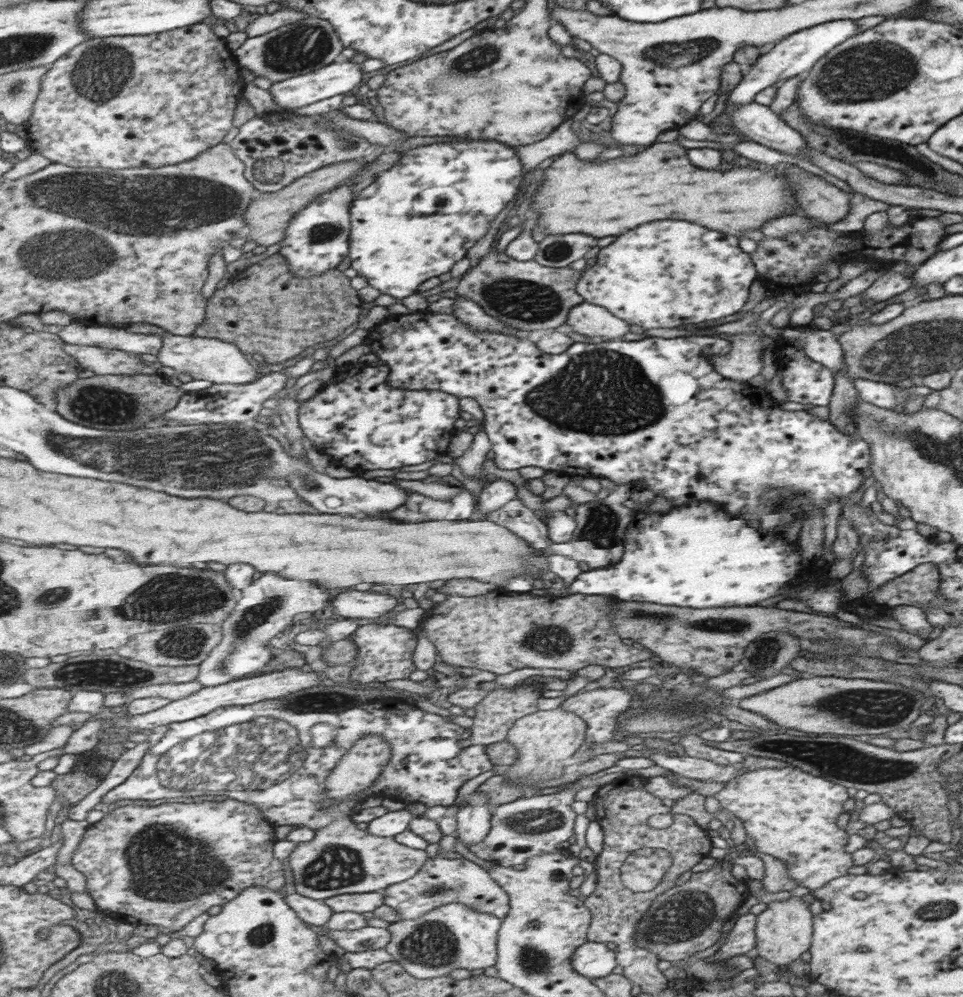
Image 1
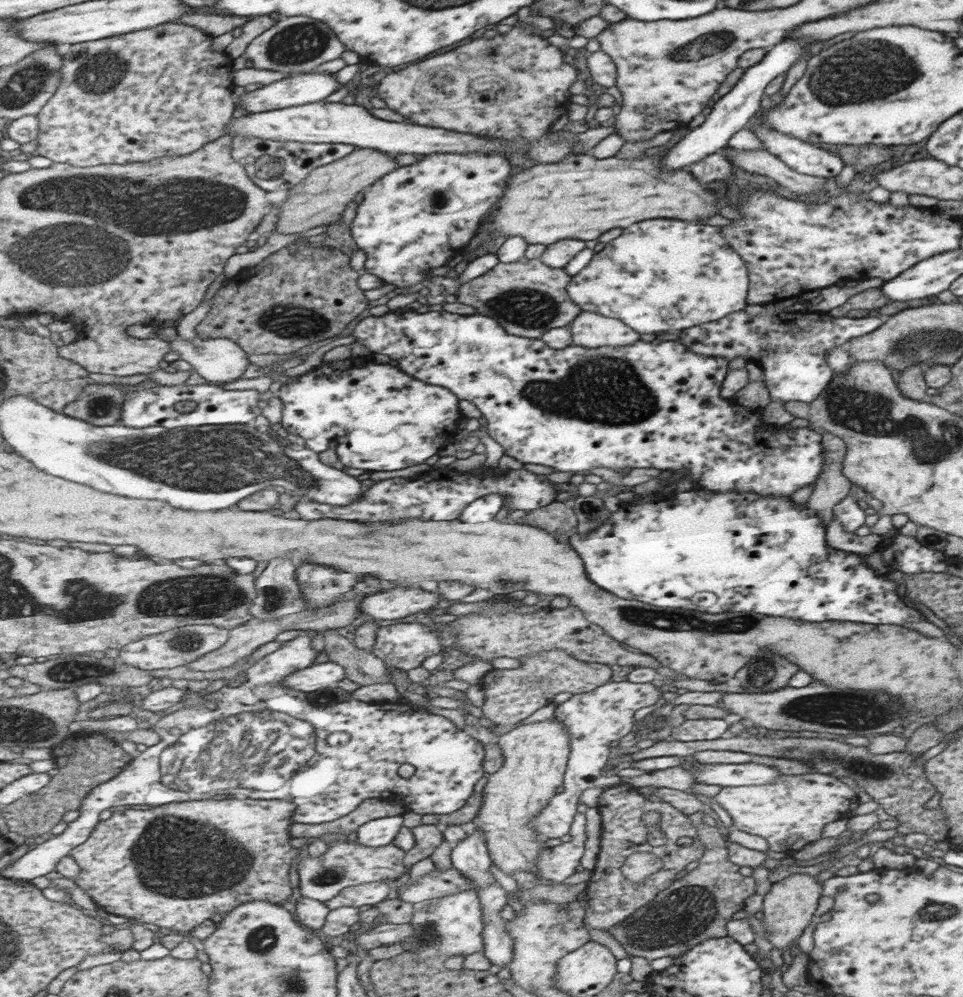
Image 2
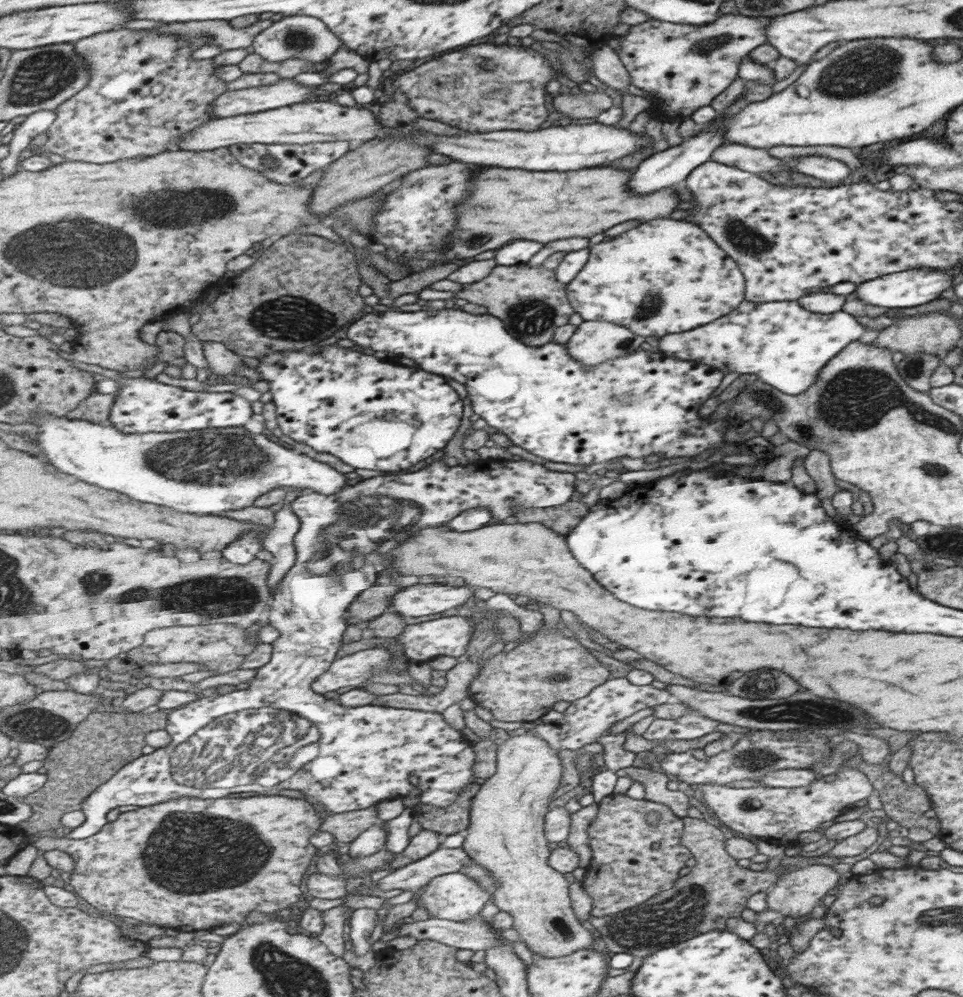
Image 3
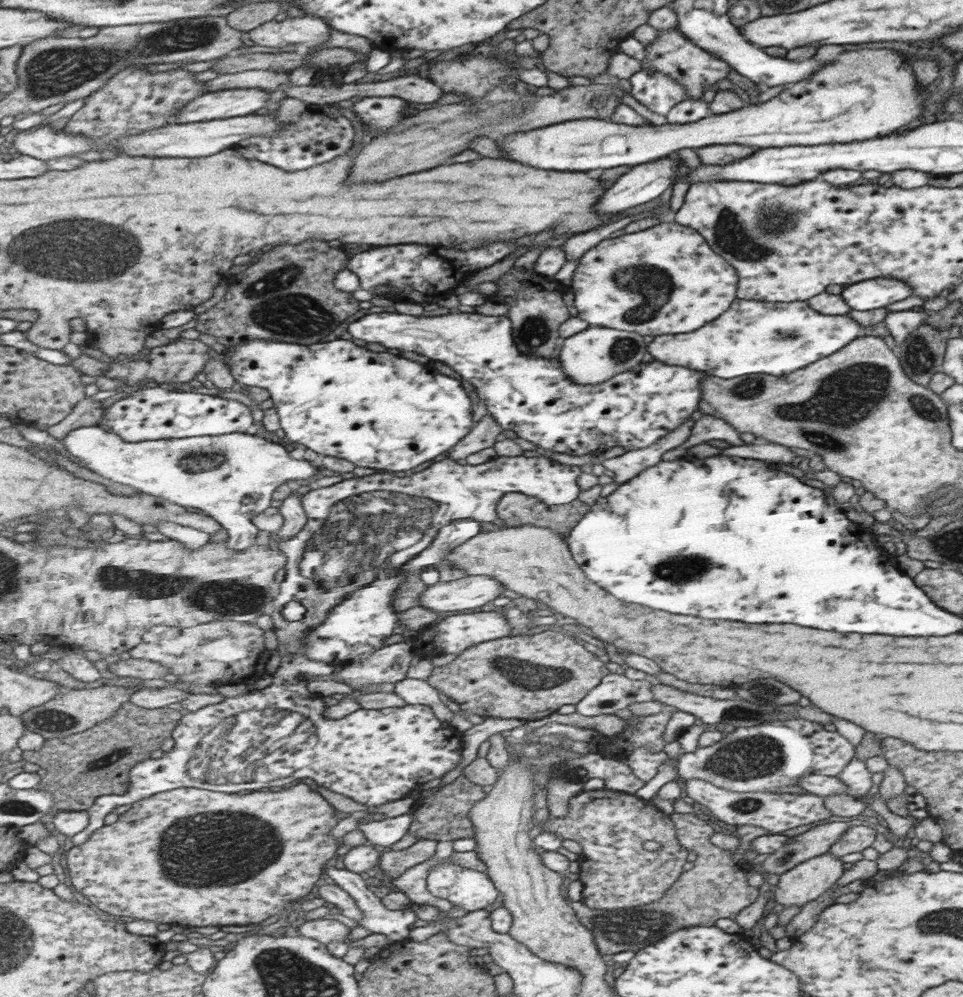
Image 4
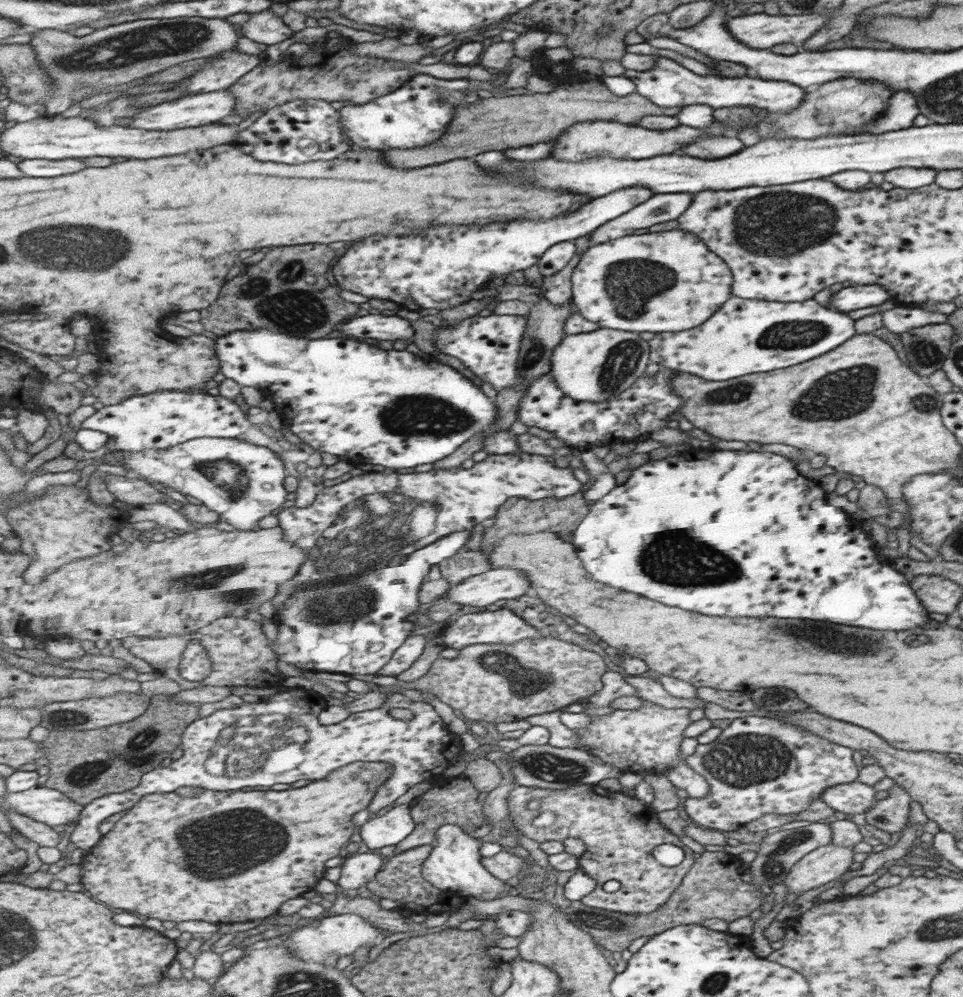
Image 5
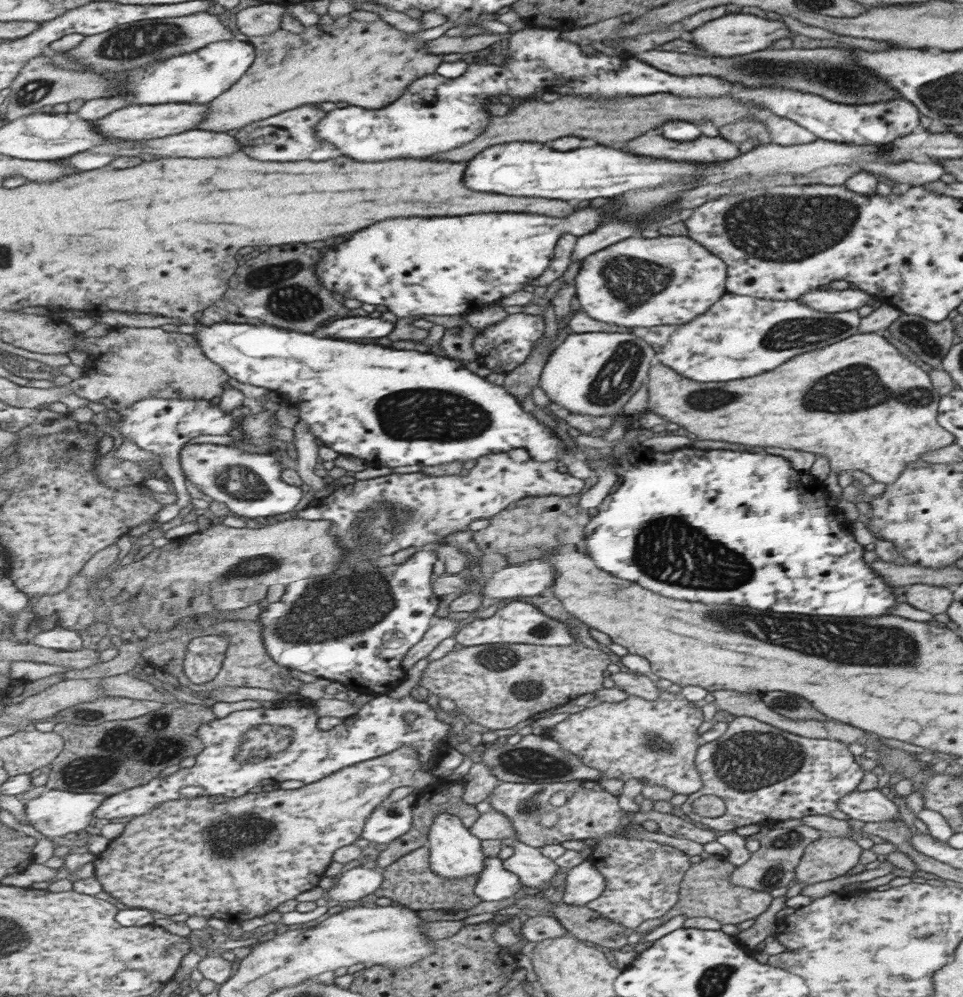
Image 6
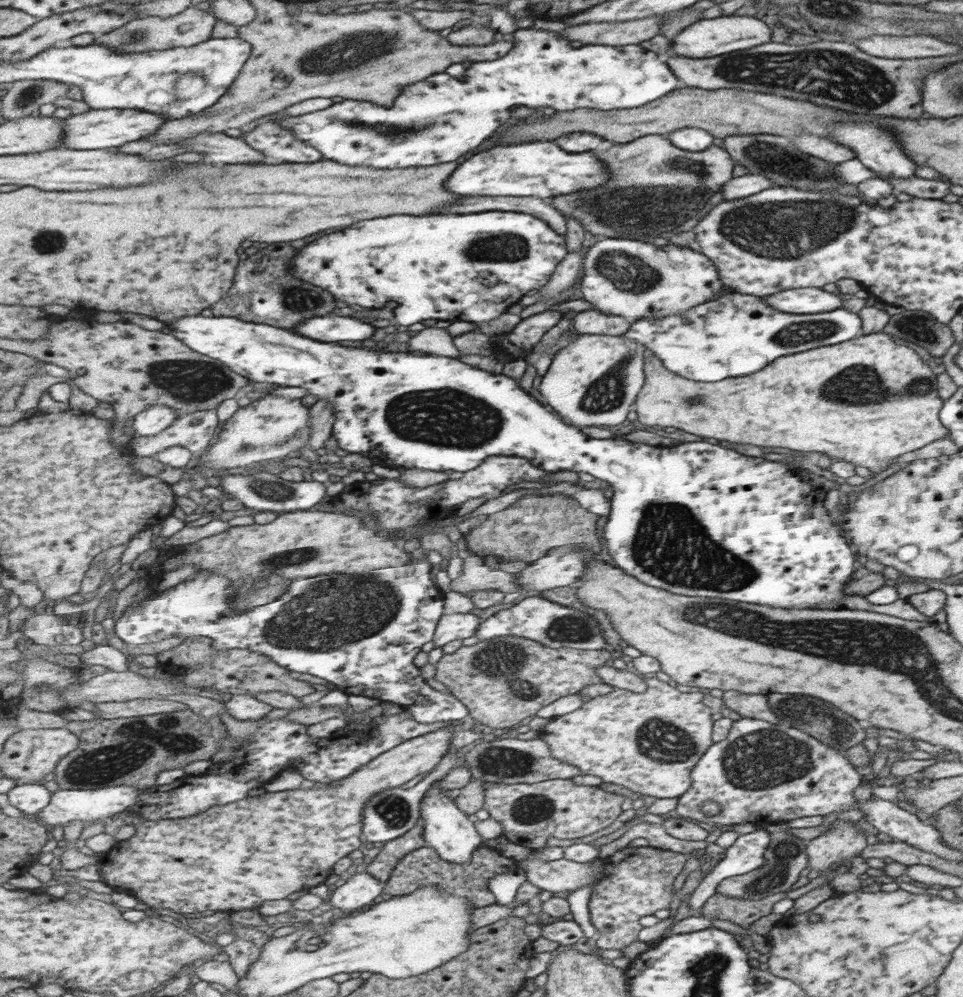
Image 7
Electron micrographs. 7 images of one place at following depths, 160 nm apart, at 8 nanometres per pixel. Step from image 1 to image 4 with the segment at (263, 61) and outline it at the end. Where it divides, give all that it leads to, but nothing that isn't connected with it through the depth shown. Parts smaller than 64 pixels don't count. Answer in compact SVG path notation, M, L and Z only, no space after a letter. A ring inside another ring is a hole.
M311 15L300 18L282 17L250 30L247 36L259 46L296 46L291 52L304 54L329 40L329 25L323 19Z

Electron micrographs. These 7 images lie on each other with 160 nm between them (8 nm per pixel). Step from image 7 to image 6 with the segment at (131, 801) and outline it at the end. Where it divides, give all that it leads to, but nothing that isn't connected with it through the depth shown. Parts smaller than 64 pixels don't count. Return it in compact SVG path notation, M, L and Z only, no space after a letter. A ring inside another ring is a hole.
M49 789L41 796L30 800L26 804L26 814L31 826L45 838L73 837L85 834L85 828L91 824L100 808L110 796L93 792L76 792Z

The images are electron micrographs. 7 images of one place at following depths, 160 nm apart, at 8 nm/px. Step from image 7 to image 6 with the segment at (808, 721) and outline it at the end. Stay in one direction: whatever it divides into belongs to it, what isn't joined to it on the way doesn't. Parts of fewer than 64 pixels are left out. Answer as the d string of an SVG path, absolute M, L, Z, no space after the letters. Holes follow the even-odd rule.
M767 692L761 698L773 712L783 714L791 720L827 720L821 712L817 712L807 700L787 694L787 692Z

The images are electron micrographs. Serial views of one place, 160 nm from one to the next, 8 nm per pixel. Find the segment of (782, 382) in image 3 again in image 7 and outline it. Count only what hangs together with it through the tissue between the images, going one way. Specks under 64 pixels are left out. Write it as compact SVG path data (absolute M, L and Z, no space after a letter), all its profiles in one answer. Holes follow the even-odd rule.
M731 292L711 301L705 301L705 306L697 306L697 310L691 309L687 311L687 314L681 313L680 315L661 318L640 318L637 321L631 321L629 328L624 331L623 336L624 338L635 341L635 343L640 343L642 346L649 346L649 350L660 359L666 370L673 371L677 376L683 376L683 378L689 378L689 380L695 380L695 382L717 382L717 380L723 380L723 378L729 378L729 376L747 376L747 374L753 374L753 372L761 370L761 368L775 360L775 358L801 353L810 349L817 349L818 347L838 345L841 342L860 337L862 335L860 322L857 313L851 313L842 307L828 313L789 314L788 312L779 311L775 307L769 306L764 299L754 297L753 295Z

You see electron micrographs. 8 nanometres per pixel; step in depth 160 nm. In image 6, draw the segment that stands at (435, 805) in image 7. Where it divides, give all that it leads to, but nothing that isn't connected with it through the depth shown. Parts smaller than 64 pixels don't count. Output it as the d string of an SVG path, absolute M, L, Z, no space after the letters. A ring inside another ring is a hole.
M449 813L437 815L430 828L429 843L427 844L430 850L432 871L441 874L447 880L475 879L477 874L483 872L484 856L479 843L480 840L475 834L472 834L471 829L465 826L460 816Z

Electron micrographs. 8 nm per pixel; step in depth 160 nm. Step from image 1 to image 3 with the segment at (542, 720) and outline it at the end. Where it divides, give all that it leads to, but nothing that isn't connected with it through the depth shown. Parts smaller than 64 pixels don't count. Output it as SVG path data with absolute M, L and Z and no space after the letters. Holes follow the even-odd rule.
M515 736L496 748L497 766L495 773L485 779L477 789L470 812L470 826L464 843L467 854L488 872L494 880L491 898L494 905L513 918L510 933L518 937L534 954L534 957L557 958L575 953L576 950L590 948L593 937L591 932L577 922L569 898L567 880L560 871L548 865L548 838L543 838L543 816L547 812L551 794L561 780L561 762L557 750L551 750L540 737Z

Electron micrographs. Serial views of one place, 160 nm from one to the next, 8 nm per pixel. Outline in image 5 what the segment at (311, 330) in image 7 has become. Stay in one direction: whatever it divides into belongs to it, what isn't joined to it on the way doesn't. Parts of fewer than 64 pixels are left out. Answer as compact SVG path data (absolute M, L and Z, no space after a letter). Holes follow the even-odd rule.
M369 314L369 316L355 318L343 326L343 332L353 338L359 338L359 340L407 338L409 342L413 342L413 336L415 336L415 330L409 320L399 318L399 316L381 316L381 314Z

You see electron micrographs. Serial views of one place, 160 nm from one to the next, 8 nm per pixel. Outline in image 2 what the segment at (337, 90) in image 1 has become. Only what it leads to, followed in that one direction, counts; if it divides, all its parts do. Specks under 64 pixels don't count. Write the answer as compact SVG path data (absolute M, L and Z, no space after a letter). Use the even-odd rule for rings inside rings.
M295 74L289 78L262 86L256 91L247 91L240 96L240 106L251 113L269 112L325 101L327 96L339 90L339 82L333 74Z

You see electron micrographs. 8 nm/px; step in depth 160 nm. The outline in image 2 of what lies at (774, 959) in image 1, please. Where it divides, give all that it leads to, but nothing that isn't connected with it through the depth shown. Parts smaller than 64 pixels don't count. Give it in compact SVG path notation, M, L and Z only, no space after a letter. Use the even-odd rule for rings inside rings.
M790 874L774 882L763 895L762 910L764 920L761 920L766 939L775 948L783 951L801 934L801 930L809 924L819 894L822 894L822 882L807 874Z

